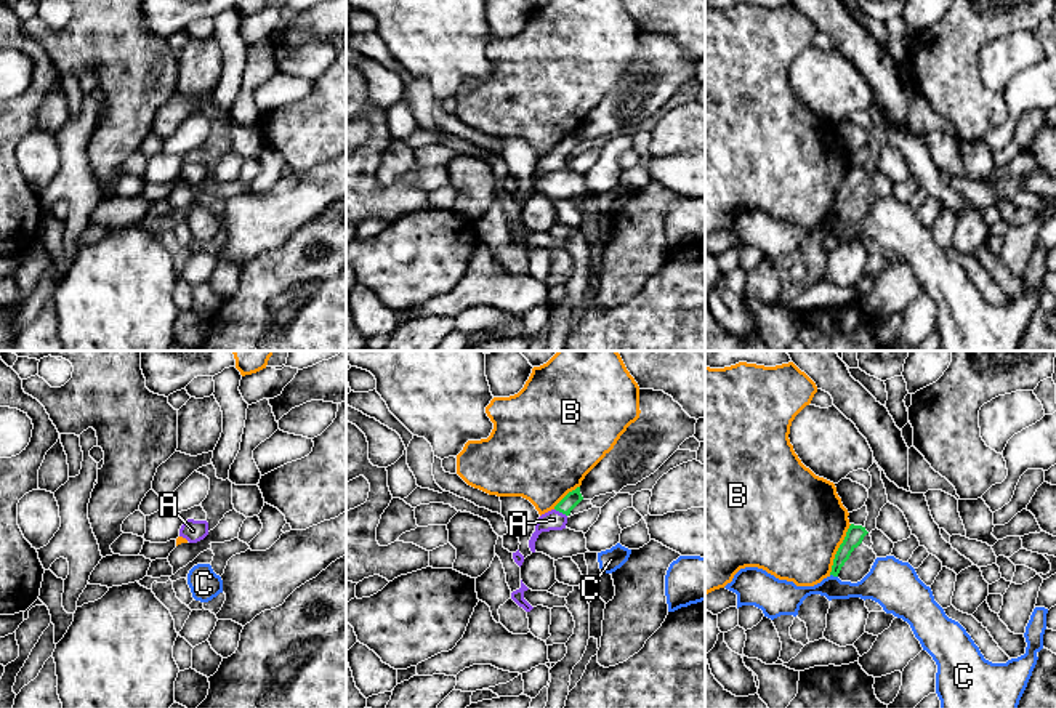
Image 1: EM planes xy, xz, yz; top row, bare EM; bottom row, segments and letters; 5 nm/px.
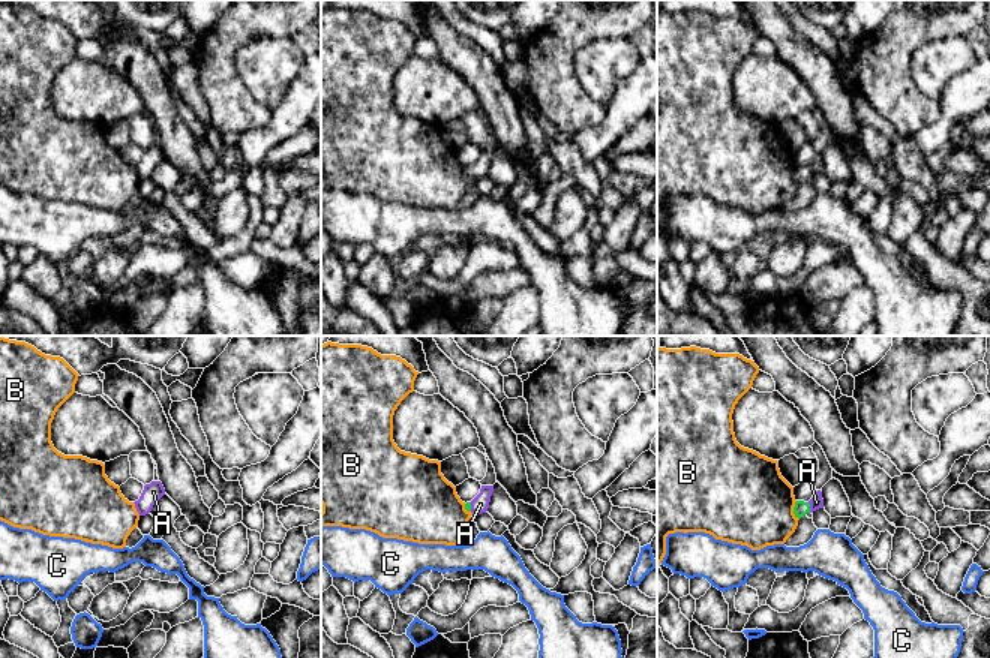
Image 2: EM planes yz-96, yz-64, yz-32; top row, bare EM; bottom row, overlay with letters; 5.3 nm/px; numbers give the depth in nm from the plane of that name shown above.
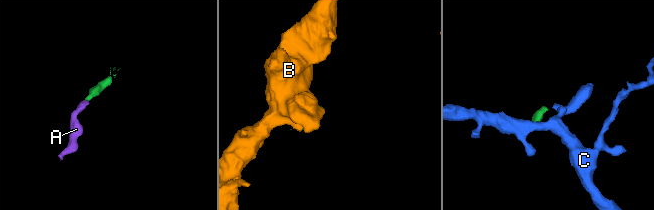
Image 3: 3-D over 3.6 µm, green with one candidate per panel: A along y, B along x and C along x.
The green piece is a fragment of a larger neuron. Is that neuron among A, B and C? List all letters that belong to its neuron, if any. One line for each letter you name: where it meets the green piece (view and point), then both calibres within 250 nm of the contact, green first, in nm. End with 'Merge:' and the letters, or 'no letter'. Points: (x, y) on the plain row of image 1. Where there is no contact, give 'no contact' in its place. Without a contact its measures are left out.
A: meets green in xz at (561, 152); 80 nm thick on the green side, 100 nm on the other
Merge: A

